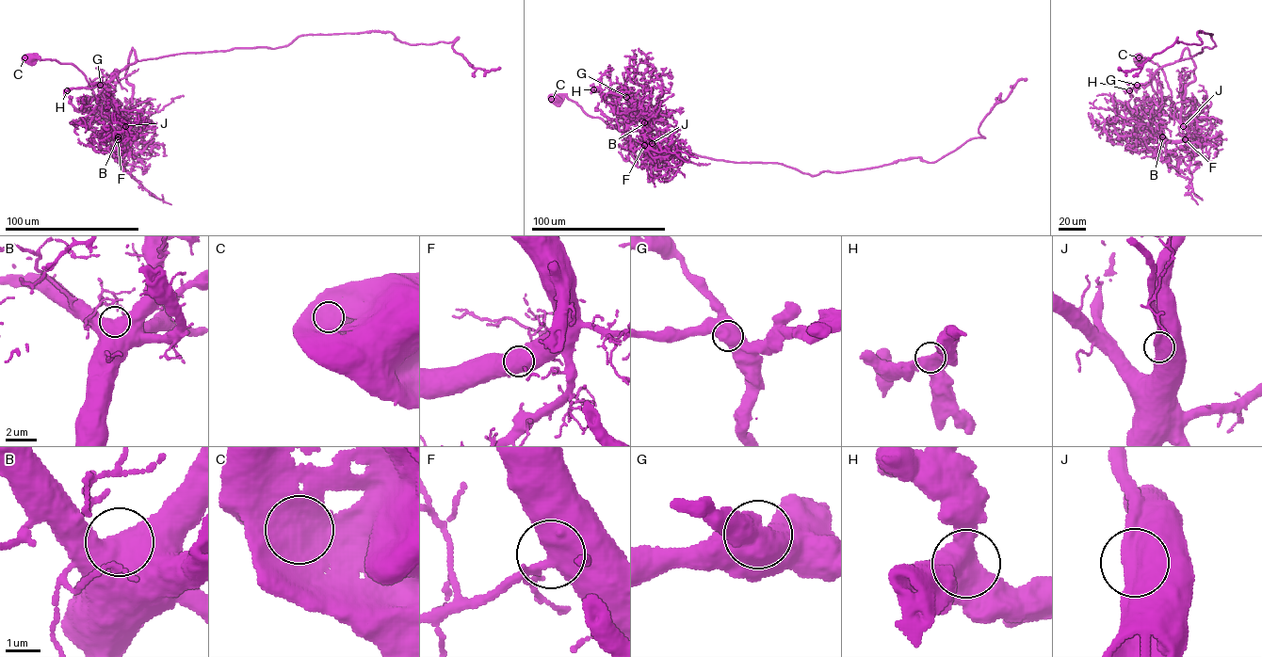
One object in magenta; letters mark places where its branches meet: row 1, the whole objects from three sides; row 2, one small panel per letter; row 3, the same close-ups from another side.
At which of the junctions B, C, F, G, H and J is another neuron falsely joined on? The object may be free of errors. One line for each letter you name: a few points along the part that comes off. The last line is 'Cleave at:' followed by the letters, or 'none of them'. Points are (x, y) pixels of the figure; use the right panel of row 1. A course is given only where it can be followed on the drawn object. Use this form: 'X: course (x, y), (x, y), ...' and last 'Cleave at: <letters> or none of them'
Cleave at: none of them

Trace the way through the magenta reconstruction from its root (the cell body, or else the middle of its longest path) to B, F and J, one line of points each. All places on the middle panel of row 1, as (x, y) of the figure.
B: (559, 97), (565, 94), (586, 113), (620, 131), (647, 131), (650, 149), (642, 138), (644, 122)
F: (559, 97), (565, 94), (586, 113), (601, 118), (620, 131), (647, 131), (652, 146), (648, 149), (644, 145)
J: (559, 97), (565, 94), (586, 113), (601, 118), (620, 131), (647, 131), (652, 143)

